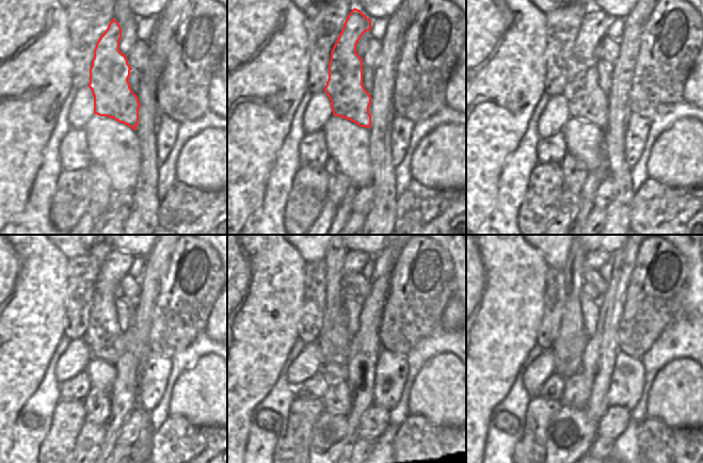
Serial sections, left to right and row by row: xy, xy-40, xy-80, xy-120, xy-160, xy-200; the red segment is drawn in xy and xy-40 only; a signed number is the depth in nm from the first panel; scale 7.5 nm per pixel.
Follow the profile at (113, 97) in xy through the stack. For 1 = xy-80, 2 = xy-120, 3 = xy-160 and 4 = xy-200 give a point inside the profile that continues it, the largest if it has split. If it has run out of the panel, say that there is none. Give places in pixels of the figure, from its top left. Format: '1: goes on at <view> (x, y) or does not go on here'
1: goes on at xy-80 (585, 97)
2: goes on at xy-120 (104, 329)
3: goes on at xy-160 (355, 260)
4: goes on at xy-200 (597, 259)

